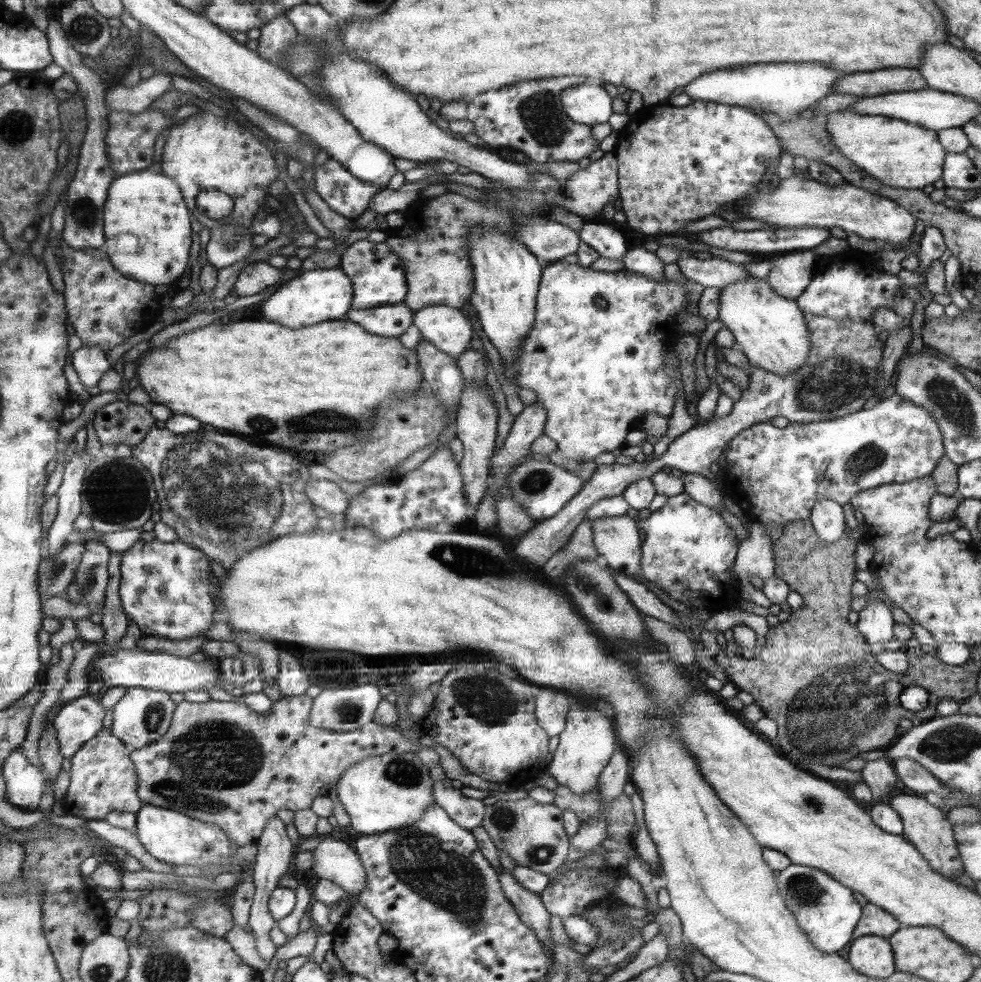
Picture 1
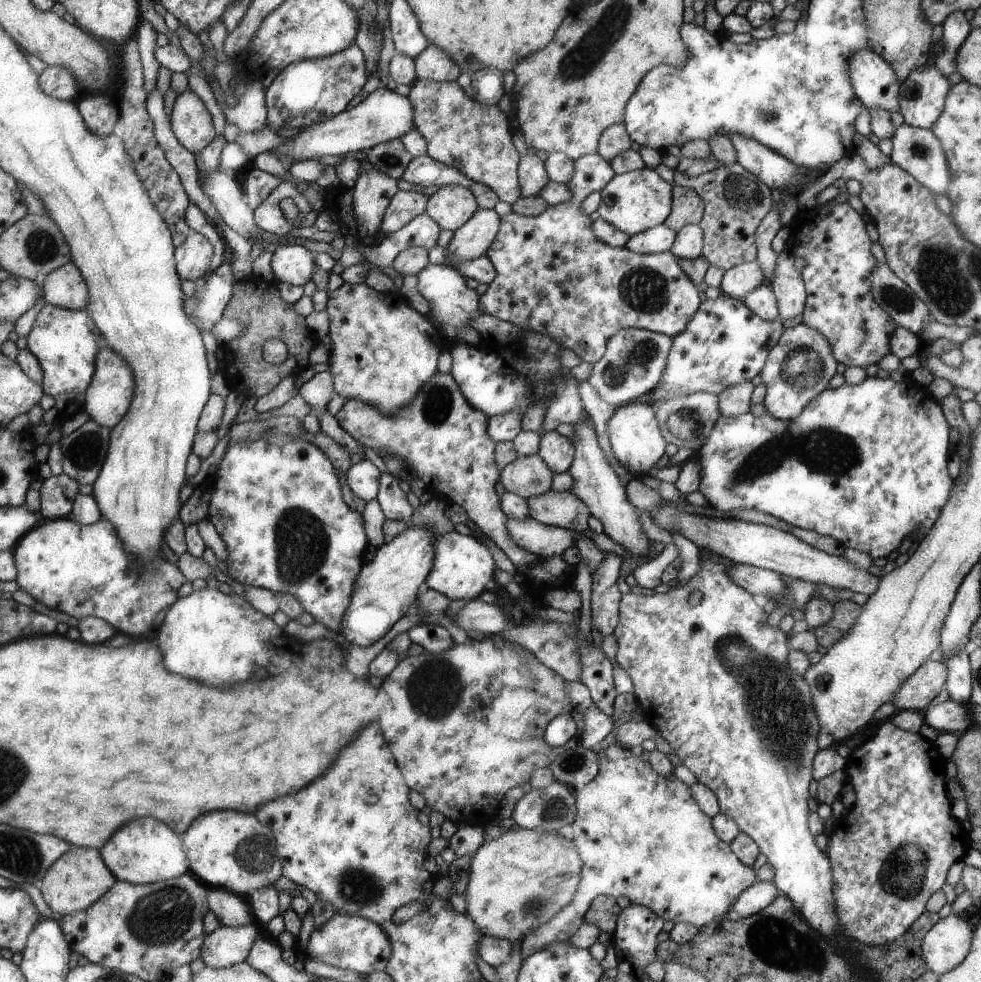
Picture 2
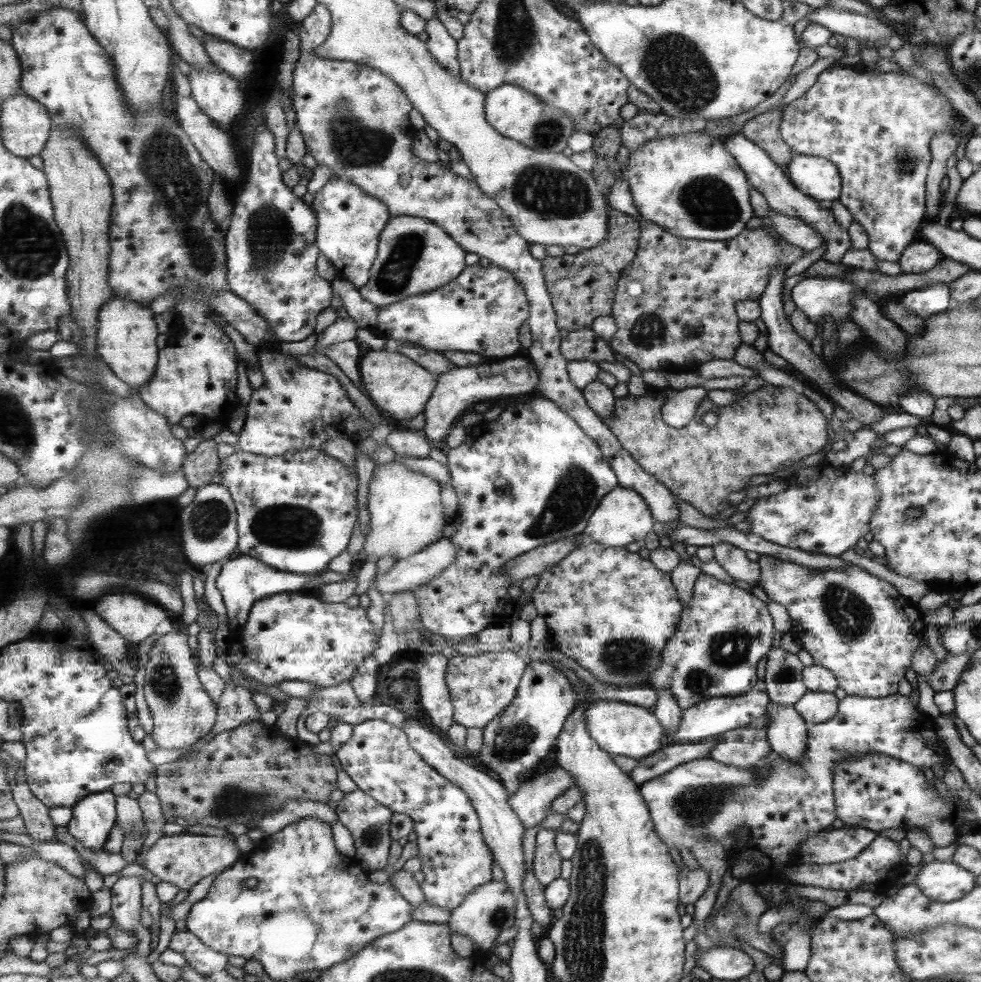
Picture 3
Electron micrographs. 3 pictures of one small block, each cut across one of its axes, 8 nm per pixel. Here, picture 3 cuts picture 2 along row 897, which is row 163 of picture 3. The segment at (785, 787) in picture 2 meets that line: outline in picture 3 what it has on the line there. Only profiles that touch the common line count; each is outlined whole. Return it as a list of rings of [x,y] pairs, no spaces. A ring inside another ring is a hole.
[[[796,154],[788,167],[788,177],[800,192],[814,200],[832,202],[841,196],[841,173],[831,160]]]

